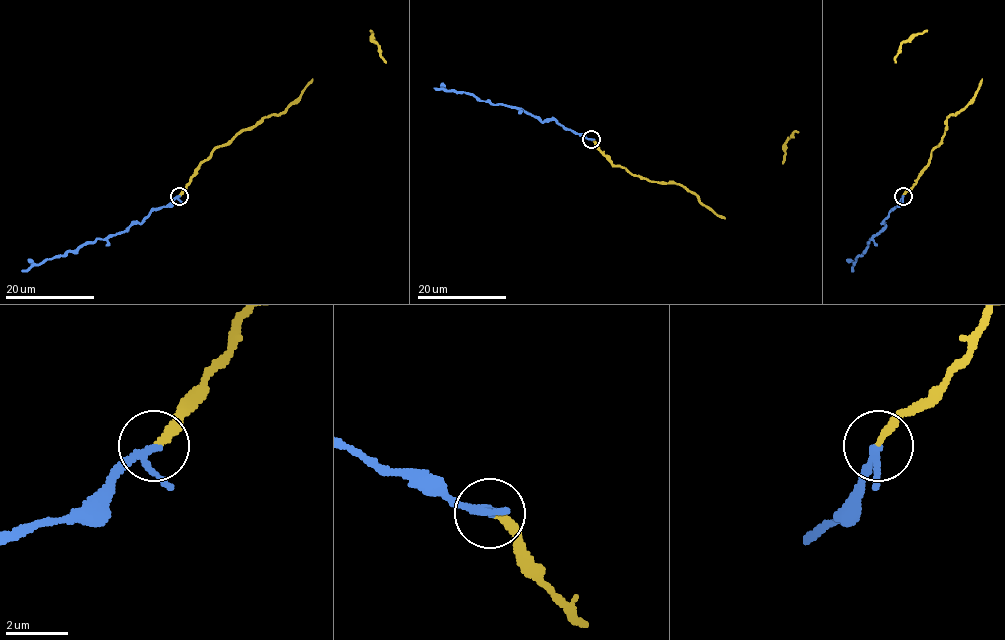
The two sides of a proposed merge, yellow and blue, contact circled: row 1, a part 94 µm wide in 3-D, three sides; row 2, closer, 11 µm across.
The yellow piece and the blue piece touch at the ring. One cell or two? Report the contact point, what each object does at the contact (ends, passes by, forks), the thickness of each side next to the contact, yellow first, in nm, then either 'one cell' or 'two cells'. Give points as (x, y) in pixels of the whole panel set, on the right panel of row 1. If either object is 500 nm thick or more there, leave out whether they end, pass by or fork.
(903, 196) | yellow ends | blue passes by | 240/200 nm | one cell

